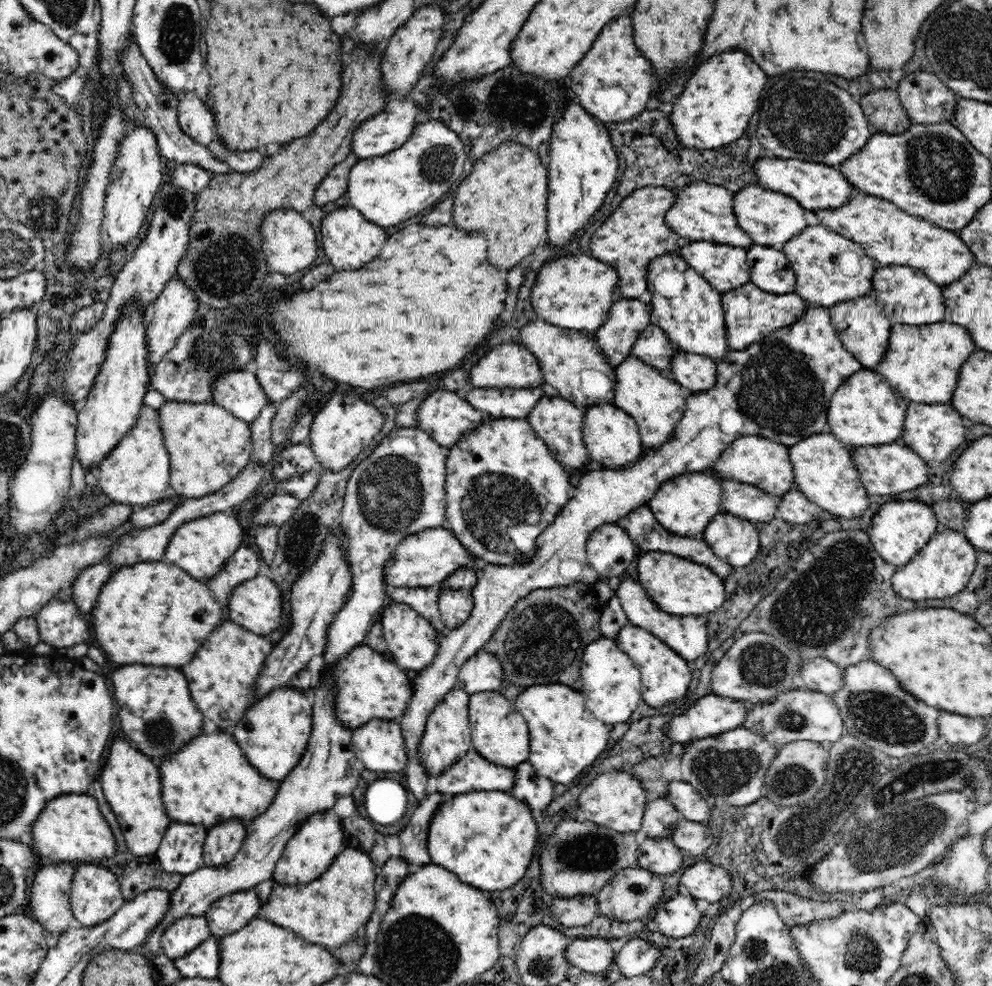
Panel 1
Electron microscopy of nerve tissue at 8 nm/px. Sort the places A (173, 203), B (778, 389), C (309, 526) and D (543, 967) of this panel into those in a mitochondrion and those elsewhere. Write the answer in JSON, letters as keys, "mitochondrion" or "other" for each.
{"A":"mitochondrion","B":"mitochondrion","C":"mitochondrion","D":"mitochondrion"}

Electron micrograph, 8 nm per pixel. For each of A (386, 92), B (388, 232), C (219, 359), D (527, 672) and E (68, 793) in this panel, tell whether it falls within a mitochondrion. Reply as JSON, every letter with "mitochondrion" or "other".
{"A":"other","B":"other","C":"mitochondrion","D":"mitochondrion","E":"other"}

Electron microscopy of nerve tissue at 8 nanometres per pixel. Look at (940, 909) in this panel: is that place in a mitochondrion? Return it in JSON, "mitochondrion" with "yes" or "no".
{"mitochondrion":"no"}

